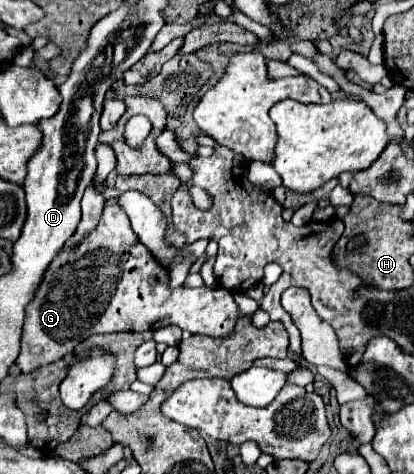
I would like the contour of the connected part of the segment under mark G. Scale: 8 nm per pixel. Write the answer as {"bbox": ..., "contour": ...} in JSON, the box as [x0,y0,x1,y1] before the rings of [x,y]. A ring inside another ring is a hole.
{"bbox":[16,200,238,374],"contour":[[[106,200],[106,206],[104,206],[104,214],[102,214],[102,220],[100,224],[82,240],[78,242],[78,246],[74,246],[74,250],[64,250],[60,252],[52,262],[50,266],[46,268],[44,276],[42,276],[42,282],[36,290],[36,294],[32,296],[32,300],[28,302],[26,306],[26,318],[24,318],[24,328],[22,328],[22,344],[20,344],[20,354],[18,354],[18,360],[16,364],[20,366],[20,370],[24,374],[40,368],[40,366],[46,366],[46,364],[52,364],[56,360],[60,360],[64,354],[72,352],[76,344],[80,344],[82,340],[90,338],[92,334],[110,334],[110,332],[144,332],[144,330],[156,330],[156,328],[162,328],[162,326],[168,326],[168,324],[176,324],[180,326],[182,330],[188,330],[190,334],[206,334],[206,336],[214,336],[214,338],[224,338],[222,330],[232,330],[234,324],[238,320],[238,304],[234,302],[234,296],[230,292],[222,292],[222,288],[186,288],[186,286],[180,286],[176,290],[170,290],[168,288],[168,272],[162,270],[162,266],[158,266],[154,262],[154,256],[152,252],[142,244],[138,242],[138,236],[134,234],[134,230],[130,228],[130,220],[126,216],[126,212],[114,202],[114,200]]]}

